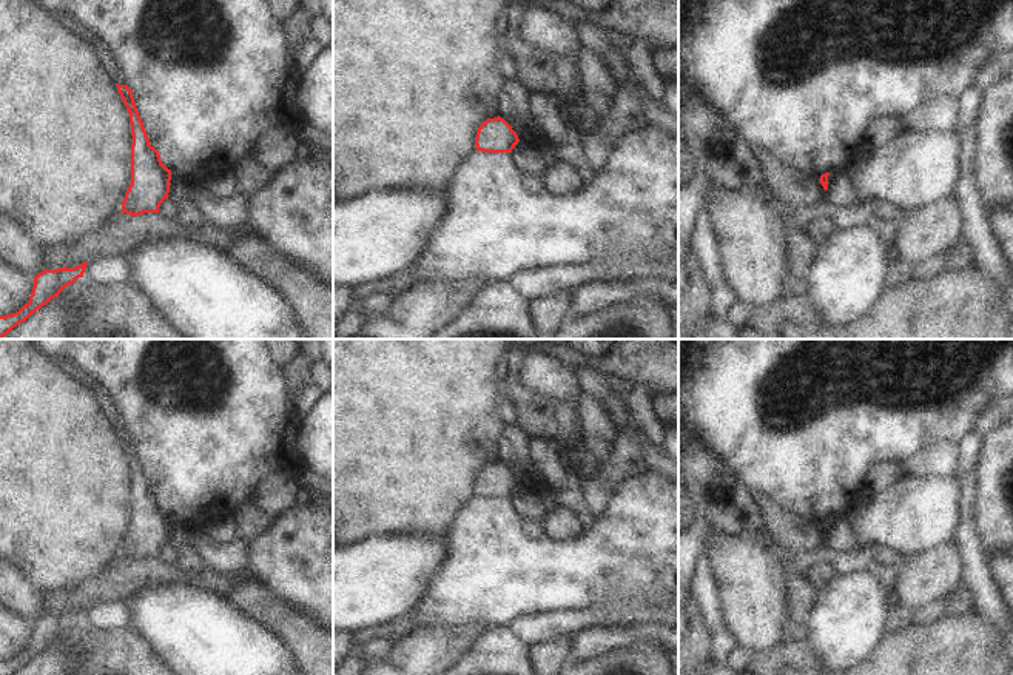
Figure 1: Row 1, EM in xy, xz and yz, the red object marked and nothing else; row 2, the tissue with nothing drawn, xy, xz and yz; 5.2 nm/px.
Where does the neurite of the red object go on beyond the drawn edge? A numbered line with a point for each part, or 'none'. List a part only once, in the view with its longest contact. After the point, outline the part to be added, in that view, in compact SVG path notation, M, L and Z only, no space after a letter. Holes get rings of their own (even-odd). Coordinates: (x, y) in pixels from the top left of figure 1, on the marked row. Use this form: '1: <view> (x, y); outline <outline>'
none

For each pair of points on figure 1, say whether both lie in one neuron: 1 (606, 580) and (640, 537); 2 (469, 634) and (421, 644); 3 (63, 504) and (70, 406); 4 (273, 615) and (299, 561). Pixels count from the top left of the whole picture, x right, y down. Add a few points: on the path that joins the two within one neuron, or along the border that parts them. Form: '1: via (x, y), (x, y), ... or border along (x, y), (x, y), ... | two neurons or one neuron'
1: via (608, 569), (629, 547) | one neuron
2: via (457, 641), (452, 644), (434, 644) | one neuron
3: via (65, 480), (65, 430) | one neuron
4: border along (255, 575), (313, 618) | two neurons

